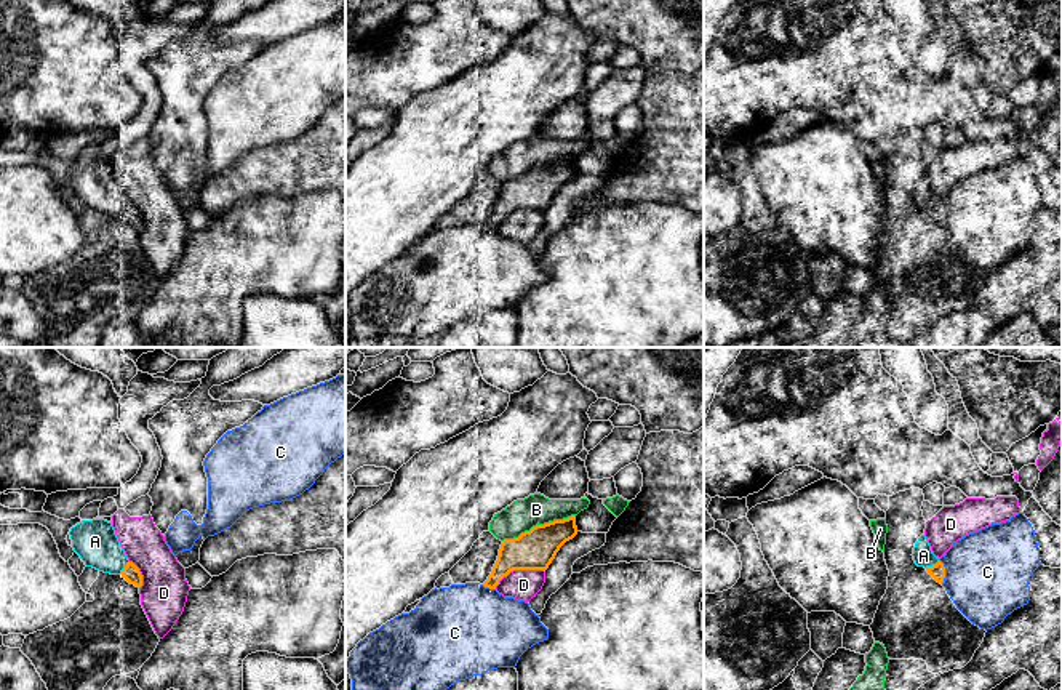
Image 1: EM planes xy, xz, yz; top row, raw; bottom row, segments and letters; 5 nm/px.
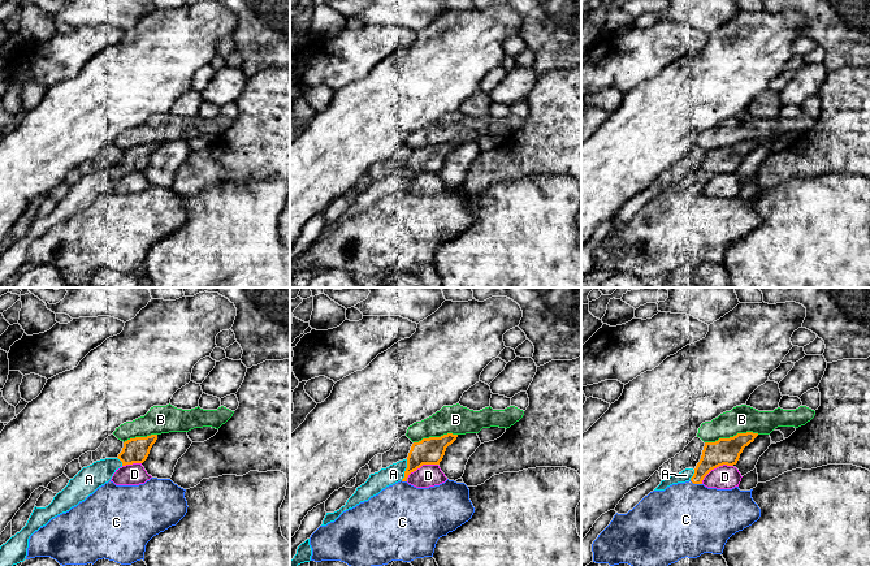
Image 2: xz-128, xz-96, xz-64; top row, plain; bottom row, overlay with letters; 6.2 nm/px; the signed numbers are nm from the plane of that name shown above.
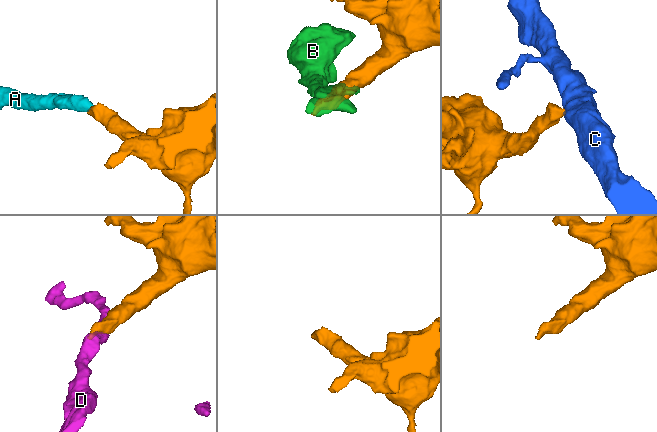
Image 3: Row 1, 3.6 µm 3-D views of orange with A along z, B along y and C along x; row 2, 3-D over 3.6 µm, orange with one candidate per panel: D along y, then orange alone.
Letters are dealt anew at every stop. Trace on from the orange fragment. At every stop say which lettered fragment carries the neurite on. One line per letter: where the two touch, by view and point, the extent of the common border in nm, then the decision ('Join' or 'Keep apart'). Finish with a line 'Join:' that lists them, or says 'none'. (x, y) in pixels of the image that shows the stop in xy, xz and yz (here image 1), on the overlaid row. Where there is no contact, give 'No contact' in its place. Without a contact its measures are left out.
A: Touches orange at yz (933, 565). Shared border 90 nm. Join
B: Touches orange at xz (538, 525). Shared border 400 nm. Keep apart
C: Touches orange at yz (944, 572). Shared border 130 nm. Keep apart
D: Touches orange at xz (519, 569). Shared border 280 nm. Keep apart
Join: A

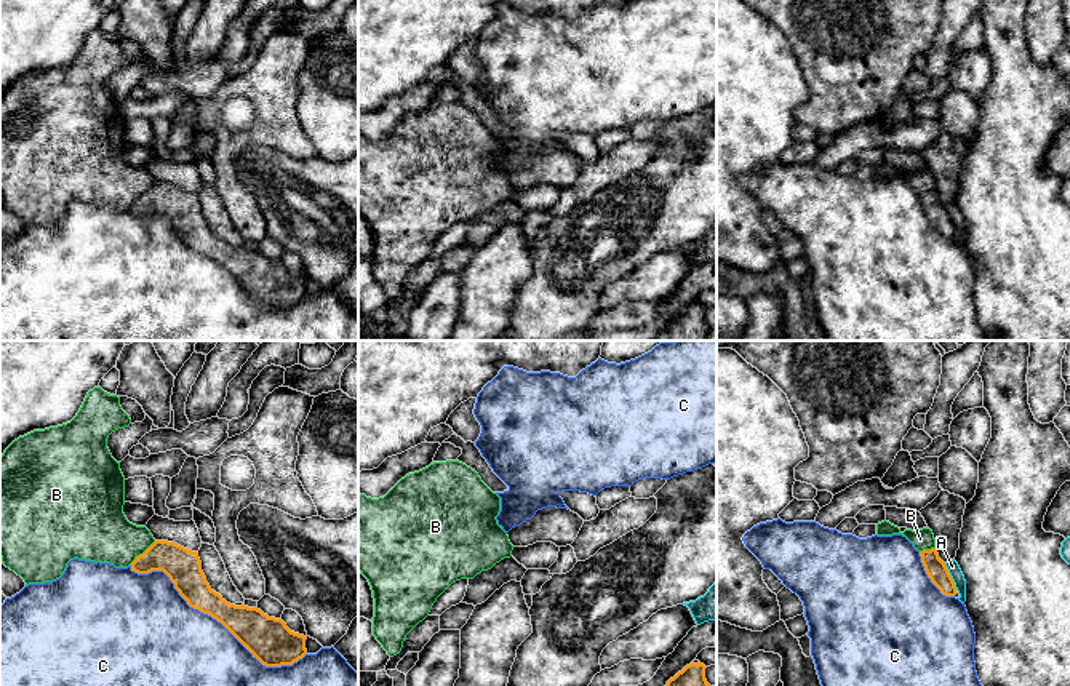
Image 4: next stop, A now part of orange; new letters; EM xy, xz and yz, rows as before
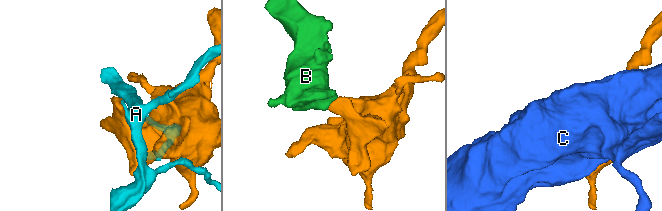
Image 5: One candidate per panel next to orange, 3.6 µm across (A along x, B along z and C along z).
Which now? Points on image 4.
A: Touches orange at yz (950, 576). Shared border 150 nm. Keep apart
B: Touches orange at xy (144, 552). Shared border 180 nm. Keep apart
C: Touches orange at xy (215, 618). Shared border 1000 nm. Keep apart
Join: none

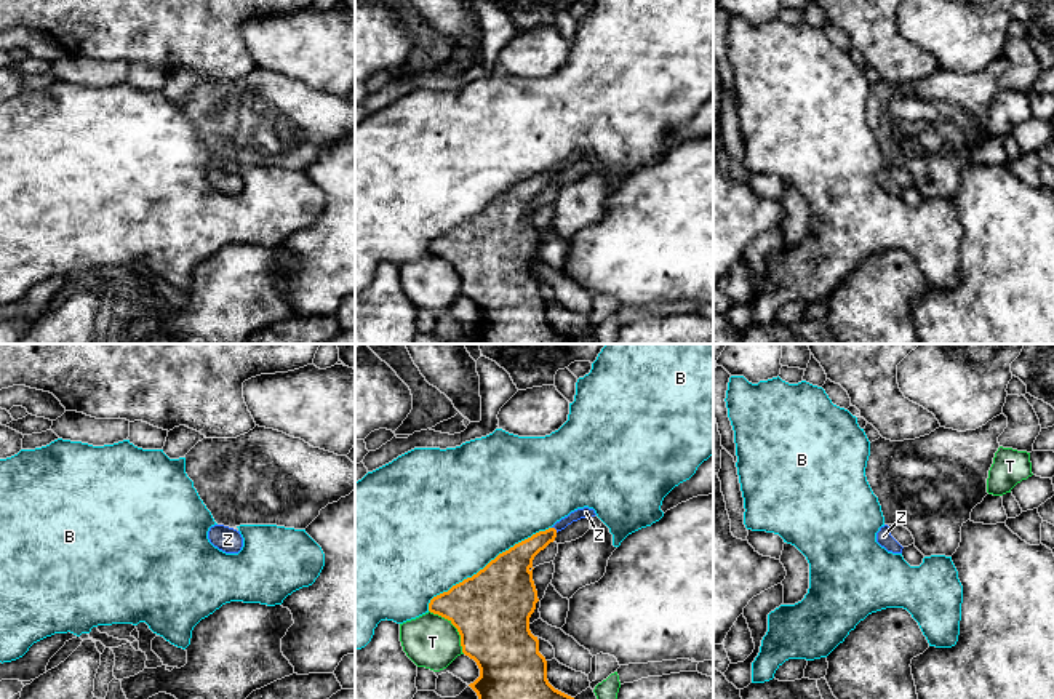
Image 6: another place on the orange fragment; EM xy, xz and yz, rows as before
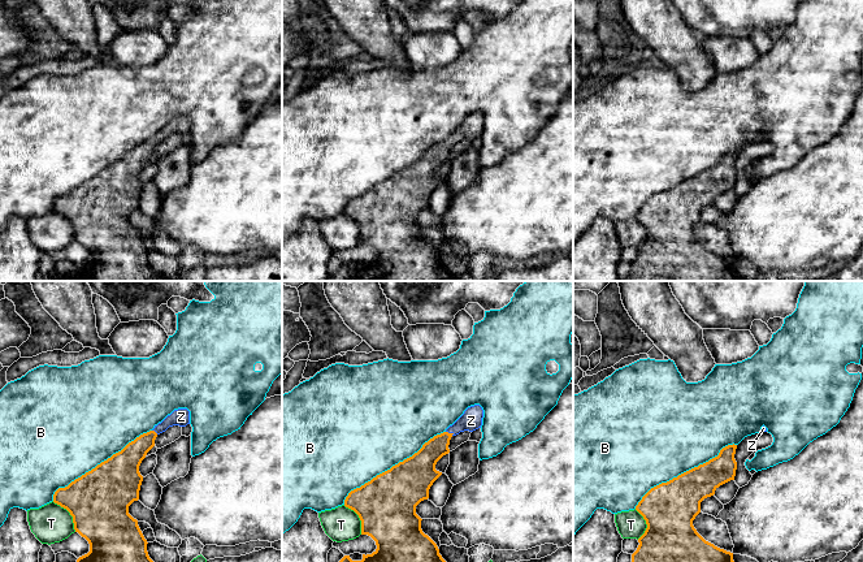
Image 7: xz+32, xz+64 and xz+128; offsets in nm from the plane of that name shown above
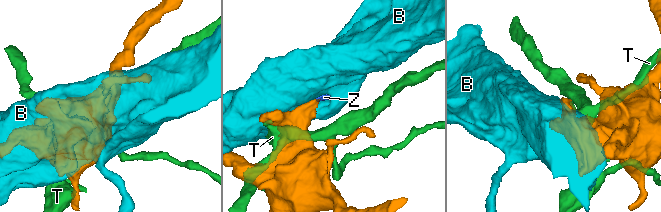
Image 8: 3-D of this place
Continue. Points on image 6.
B: Touches orange at xz (487, 565). Shared border 750 nm. Keep apart
T: Touches orange at xz (455, 626). Shared border 280 nm. Keep apart
Z: Touches orange at xz (555, 530). Shared border 40 nm. Join
Join: Z

